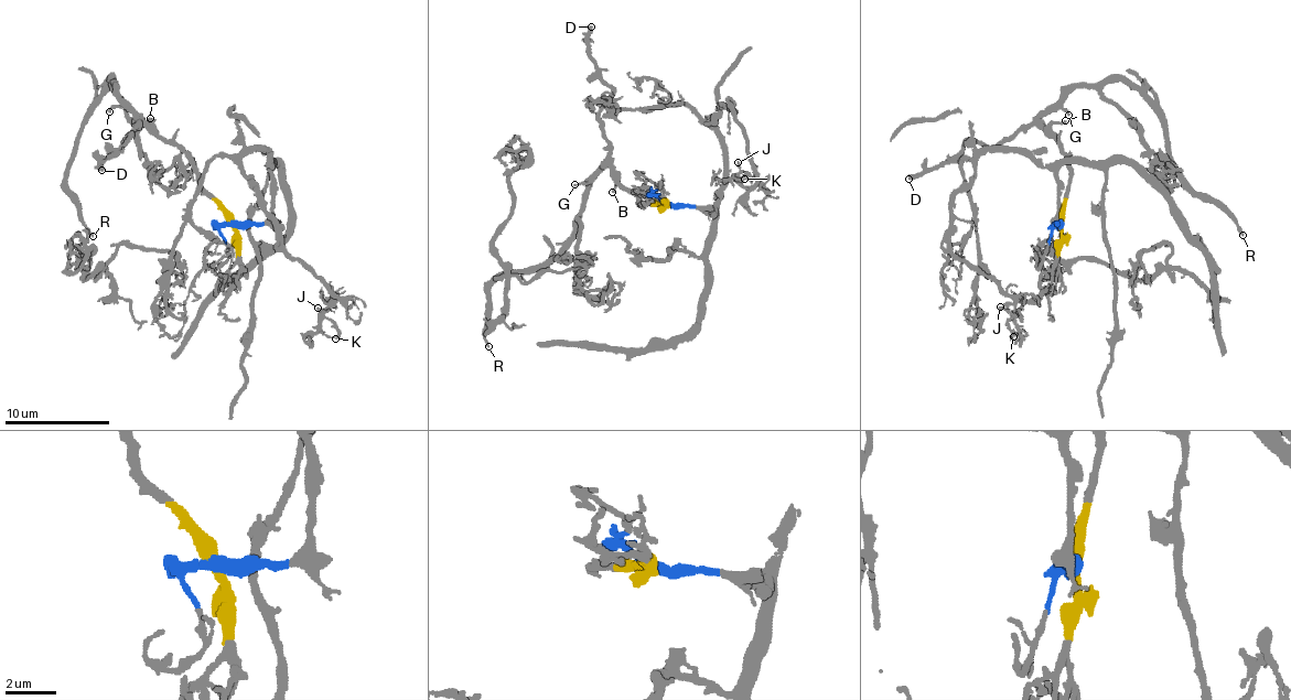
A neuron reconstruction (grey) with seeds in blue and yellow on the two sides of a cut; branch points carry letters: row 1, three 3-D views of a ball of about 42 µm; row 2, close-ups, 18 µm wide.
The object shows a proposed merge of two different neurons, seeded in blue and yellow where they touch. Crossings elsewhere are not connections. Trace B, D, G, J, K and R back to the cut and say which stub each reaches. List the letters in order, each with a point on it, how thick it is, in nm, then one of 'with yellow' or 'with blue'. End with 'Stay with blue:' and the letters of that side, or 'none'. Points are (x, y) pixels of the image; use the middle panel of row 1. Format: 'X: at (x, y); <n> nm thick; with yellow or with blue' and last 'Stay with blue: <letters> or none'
B: at (612, 192); 190 nm thick; with yellow
D: at (591, 27); 320 nm thick; with yellow
G: at (574, 184); 180 nm thick; with yellow
J: at (738, 162); 120 nm thick; with blue
K: at (744, 179); 190 nm thick; with blue
R: at (488, 346); 200 nm thick; with yellow
Stay with blue: J, K

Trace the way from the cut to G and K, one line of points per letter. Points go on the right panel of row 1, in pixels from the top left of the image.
G: (1062, 225), (1071, 169), (1041, 118), (1061, 108), (1068, 116)
K: (1062, 223), (1057, 176), (1023, 153), (987, 151), (956, 193), (949, 247), (1020, 301), (1013, 337)

